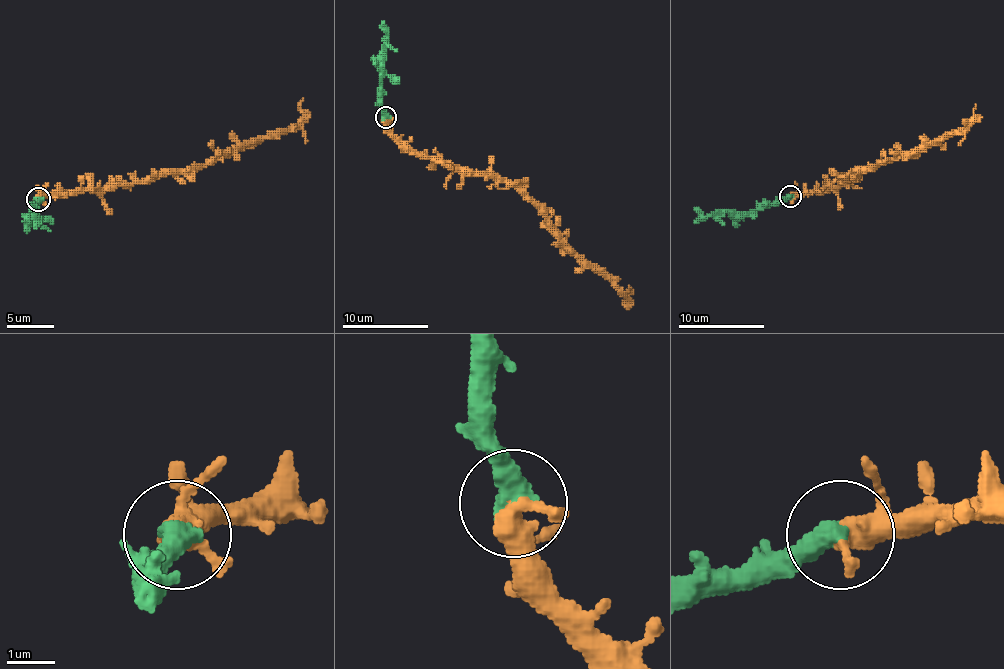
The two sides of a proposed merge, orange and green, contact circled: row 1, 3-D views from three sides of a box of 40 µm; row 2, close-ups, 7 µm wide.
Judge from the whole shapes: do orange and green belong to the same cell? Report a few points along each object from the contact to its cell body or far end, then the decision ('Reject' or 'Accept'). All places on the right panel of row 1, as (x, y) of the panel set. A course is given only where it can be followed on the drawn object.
Course of orange: (791, 197), (834, 188), (851, 173), (866, 173), (956, 134), (969, 119), (976, 104). Course of green: (791, 197), (761, 203), (754, 210), (705, 216), (694, 207). Accept

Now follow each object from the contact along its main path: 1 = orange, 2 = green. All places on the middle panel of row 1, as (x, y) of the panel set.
1: (386, 118), (386, 126), (420, 154), (506, 178), (577, 253), (627, 296), (627, 303)
2: (386, 118), (382, 88), (386, 32), (382, 21)

